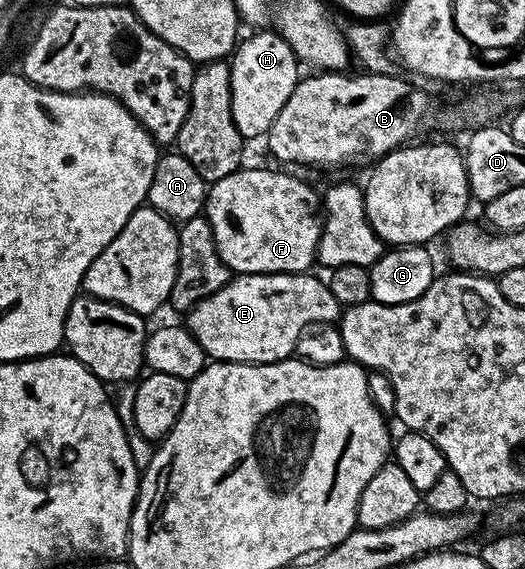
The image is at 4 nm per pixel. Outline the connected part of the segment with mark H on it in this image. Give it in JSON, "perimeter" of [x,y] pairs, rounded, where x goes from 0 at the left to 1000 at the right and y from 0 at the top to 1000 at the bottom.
{"perimeter":[[[509,51],[478,56],[450,79],[436,102],[444,218],[451,218],[451,232],[465,246],[509,237],[520,211],[528,211],[528,197],[543,190],[543,176],[558,169],[558,155],[573,135],[573,111],[554,79],[522,51]]]}

